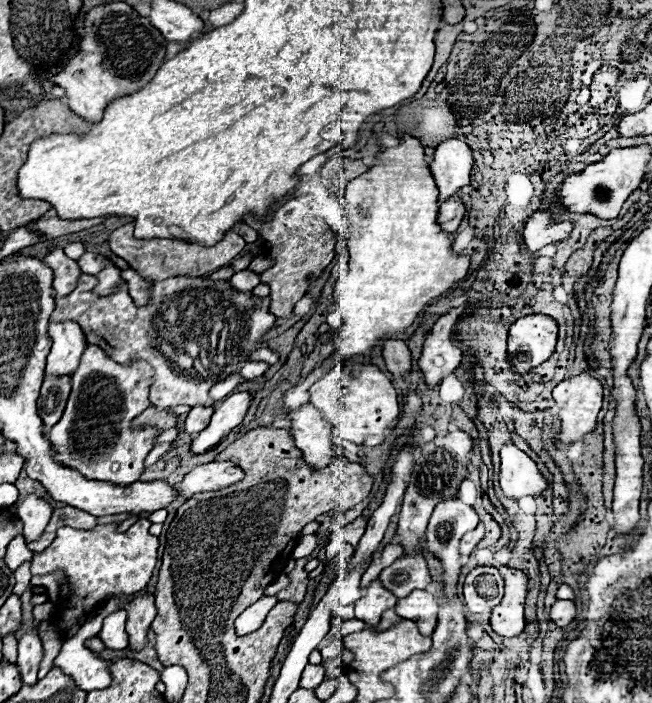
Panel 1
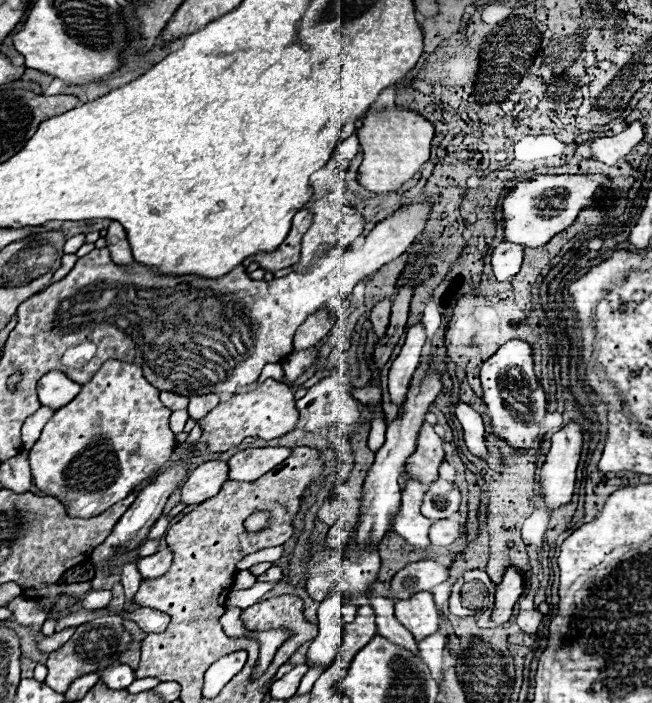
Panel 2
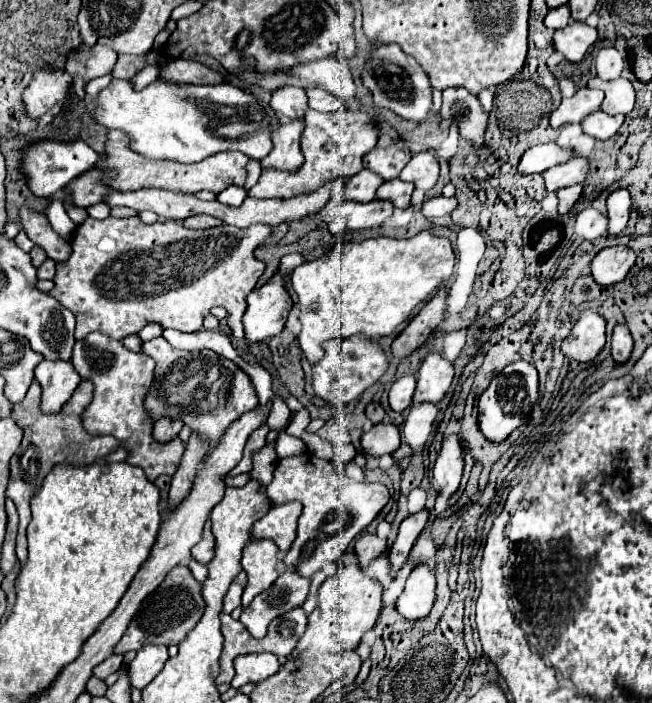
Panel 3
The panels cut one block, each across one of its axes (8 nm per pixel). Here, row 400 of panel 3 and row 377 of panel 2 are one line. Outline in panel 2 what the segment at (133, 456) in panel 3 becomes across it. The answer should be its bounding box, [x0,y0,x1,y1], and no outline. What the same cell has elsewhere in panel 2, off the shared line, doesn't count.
[28,360,176,518]

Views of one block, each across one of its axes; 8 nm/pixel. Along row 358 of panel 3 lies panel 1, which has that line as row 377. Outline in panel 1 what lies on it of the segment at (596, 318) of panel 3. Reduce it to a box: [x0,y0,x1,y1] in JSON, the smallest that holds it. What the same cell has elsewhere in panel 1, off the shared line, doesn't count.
[552,374,602,446]

